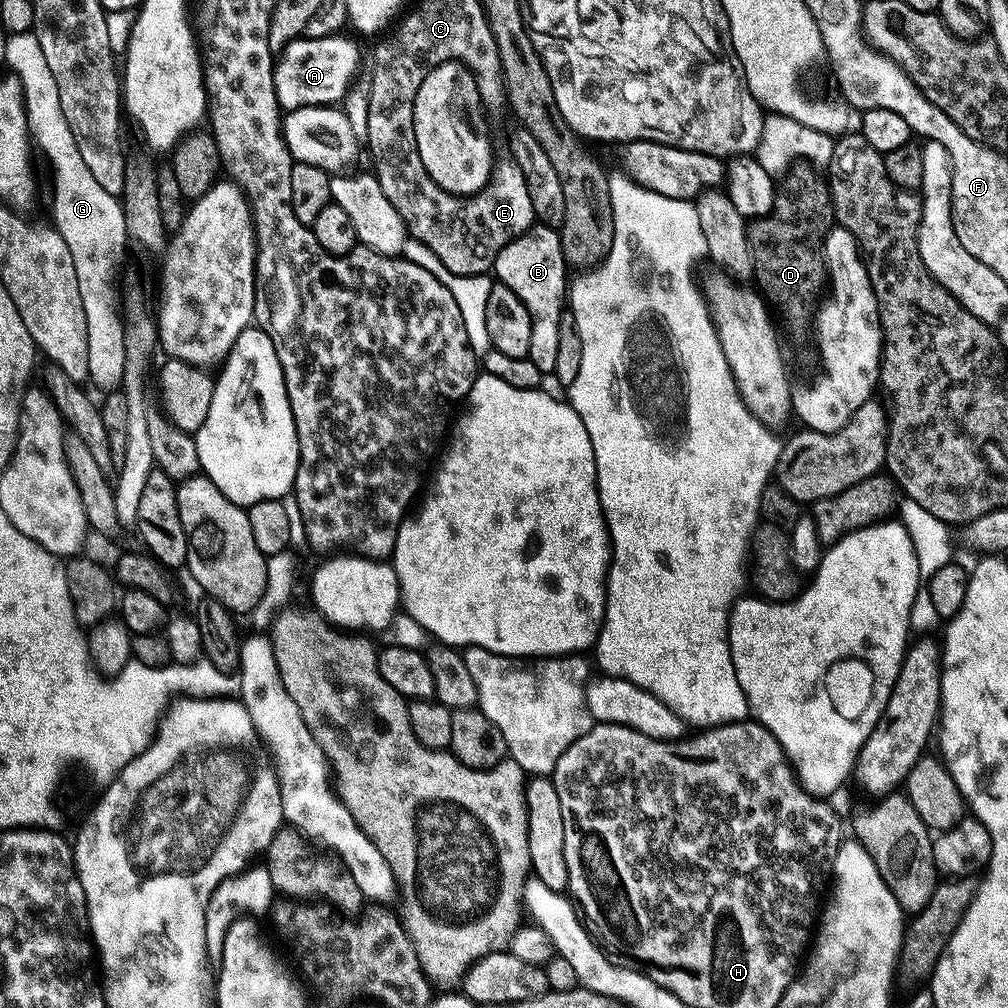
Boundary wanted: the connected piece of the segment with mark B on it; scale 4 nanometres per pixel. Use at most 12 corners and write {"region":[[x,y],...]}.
{"region":[[537,223],[496,256],[532,319],[527,357],[554,373],[570,284],[559,231]]}

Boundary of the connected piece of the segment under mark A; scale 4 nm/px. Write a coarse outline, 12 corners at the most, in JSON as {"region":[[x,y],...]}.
{"region":[[344,34],[290,41],[272,77],[281,109],[336,106],[360,54]]}

